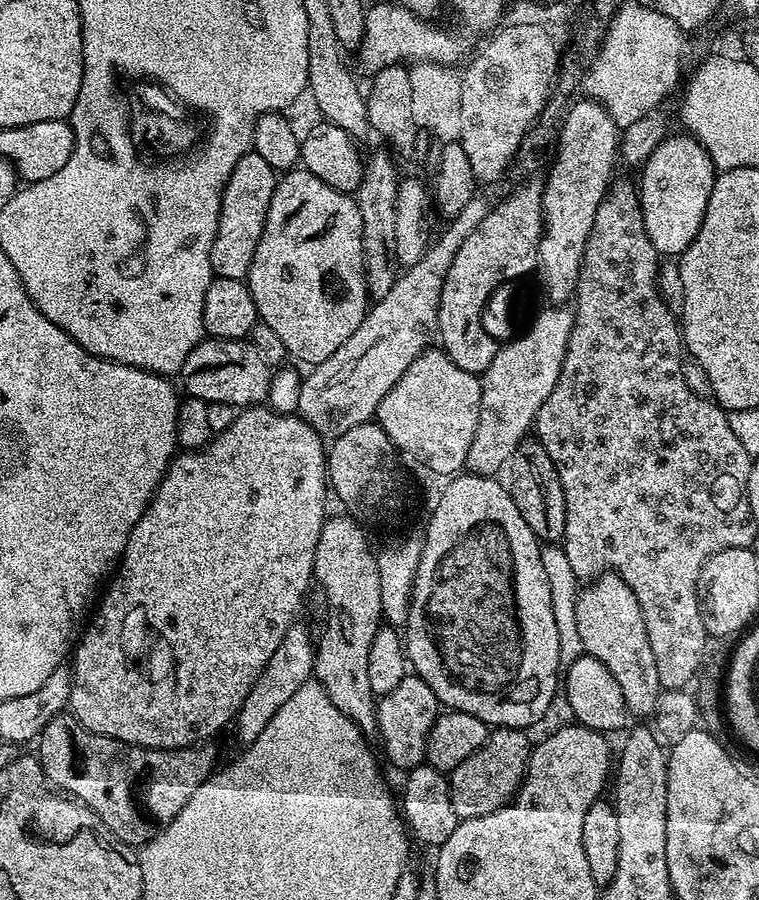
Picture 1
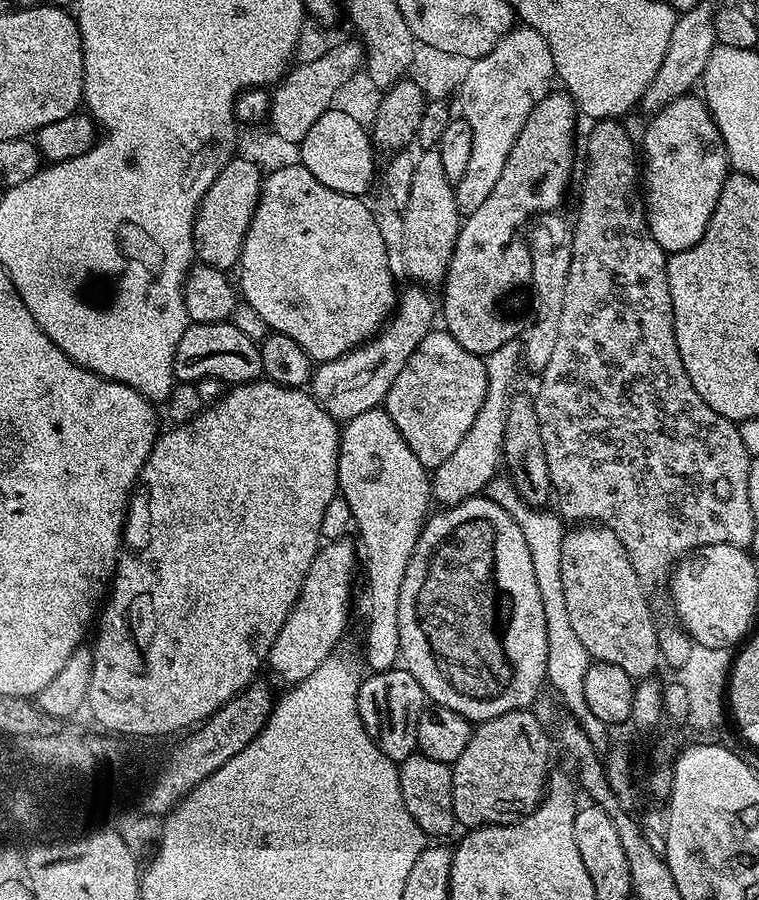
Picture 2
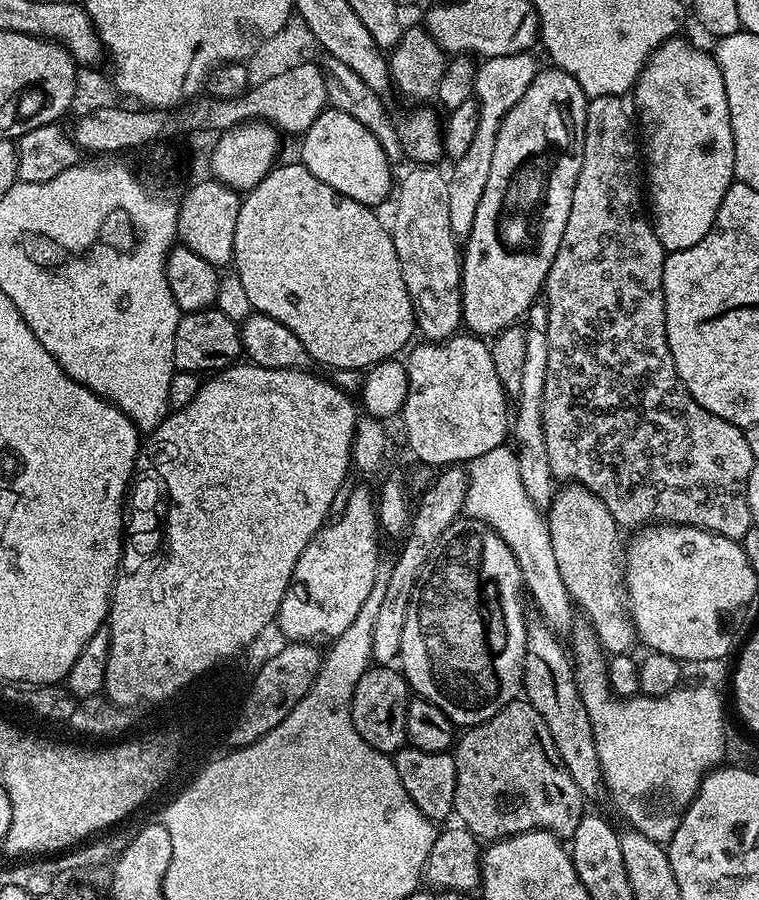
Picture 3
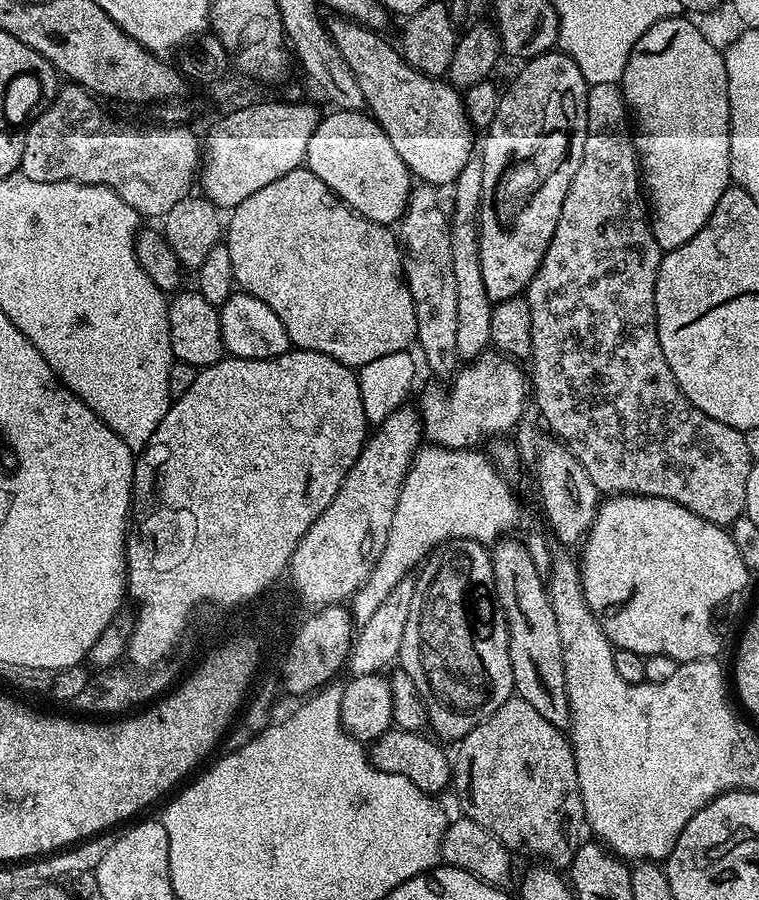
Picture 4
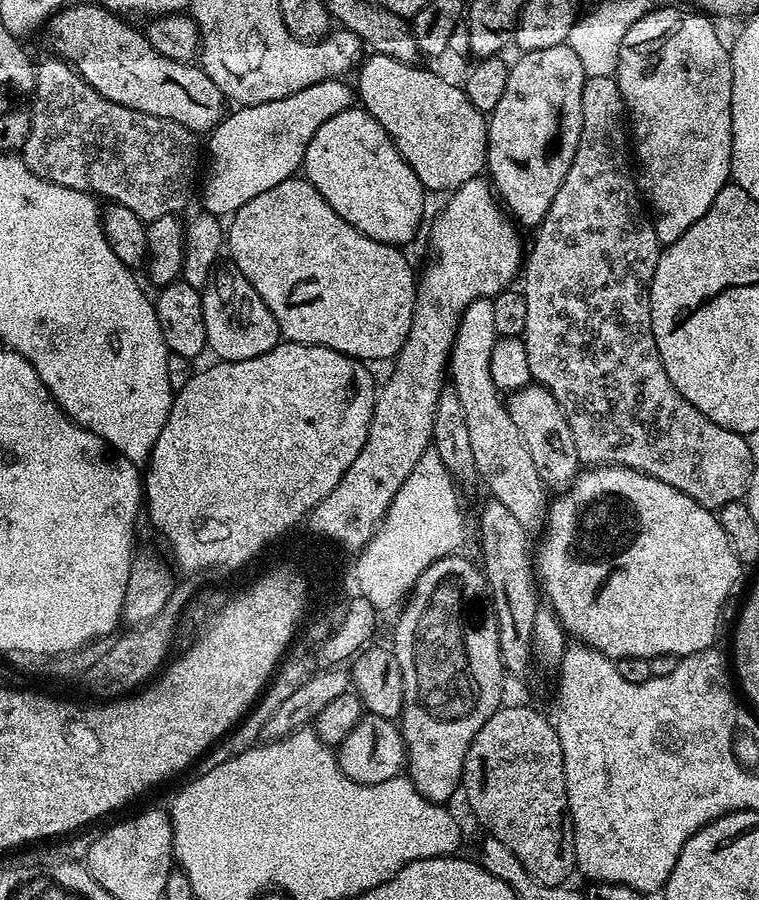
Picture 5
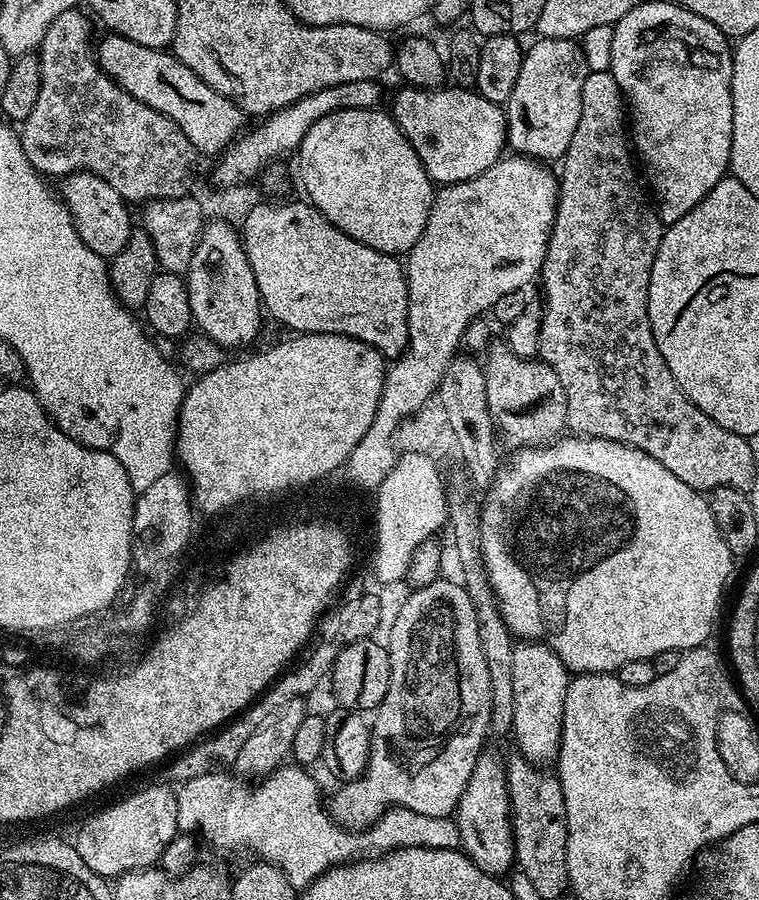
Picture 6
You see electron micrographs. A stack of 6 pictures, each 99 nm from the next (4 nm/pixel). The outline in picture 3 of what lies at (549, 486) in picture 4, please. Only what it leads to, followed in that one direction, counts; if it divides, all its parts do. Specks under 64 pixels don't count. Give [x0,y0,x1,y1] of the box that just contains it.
[546,482,638,653]

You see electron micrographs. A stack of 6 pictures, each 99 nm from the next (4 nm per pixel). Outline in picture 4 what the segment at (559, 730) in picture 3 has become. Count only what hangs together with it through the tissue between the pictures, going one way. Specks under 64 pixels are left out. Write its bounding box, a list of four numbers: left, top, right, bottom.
[491,538,572,730]

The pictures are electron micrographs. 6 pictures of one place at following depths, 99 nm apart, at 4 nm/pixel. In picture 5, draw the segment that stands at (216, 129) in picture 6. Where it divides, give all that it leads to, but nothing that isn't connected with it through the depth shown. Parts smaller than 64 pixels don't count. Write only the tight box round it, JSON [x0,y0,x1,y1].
[47,2,226,134]

